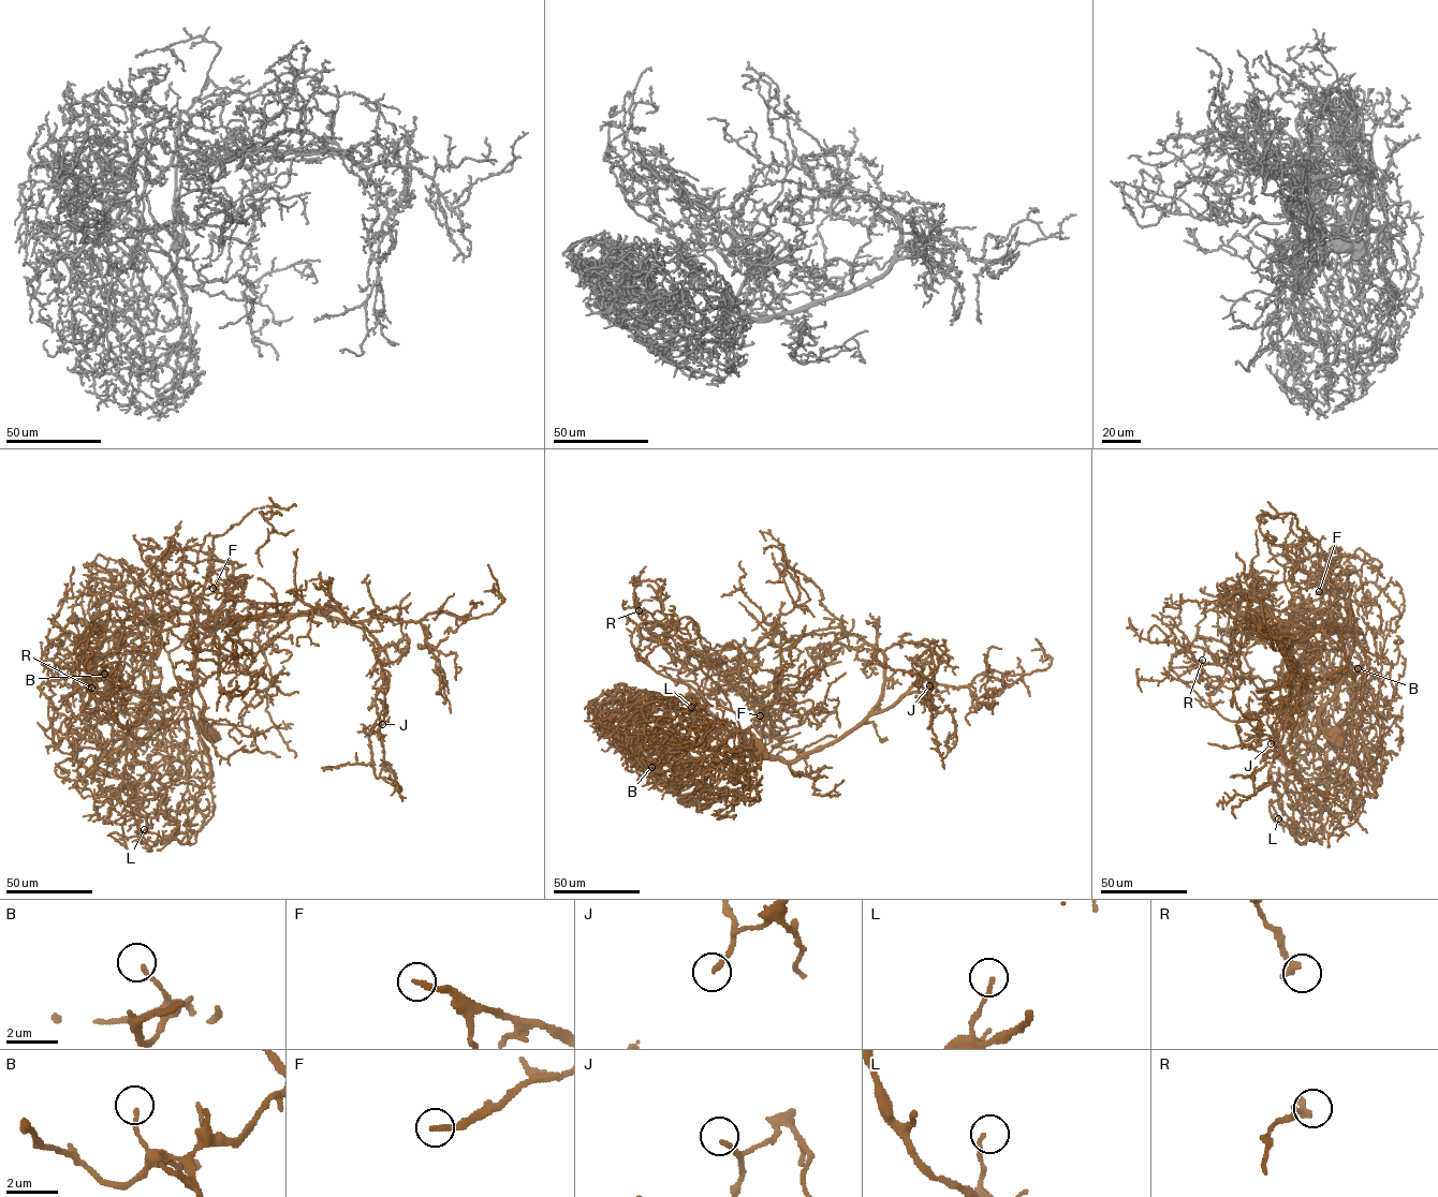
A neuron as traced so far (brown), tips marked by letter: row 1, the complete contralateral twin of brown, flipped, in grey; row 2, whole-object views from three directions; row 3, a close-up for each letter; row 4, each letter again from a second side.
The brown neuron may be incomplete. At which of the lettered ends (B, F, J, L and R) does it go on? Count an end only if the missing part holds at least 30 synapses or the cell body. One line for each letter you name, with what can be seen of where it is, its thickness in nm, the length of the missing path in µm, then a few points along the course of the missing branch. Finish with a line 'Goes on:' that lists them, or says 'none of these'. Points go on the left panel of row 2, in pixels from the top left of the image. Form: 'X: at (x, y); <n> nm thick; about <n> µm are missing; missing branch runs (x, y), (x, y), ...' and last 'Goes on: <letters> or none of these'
F: at (213, 588); 200 nm thick; about 40 µm are missing; missing branch runs (213, 588), (204, 589), (195, 581), (189, 584), (184, 593), (189, 607)
J: at (382, 724); 170 nm thick; about 30 µm are missing; missing branch runs (382, 724), (379, 737), (373, 735), (367, 740)
Goes on: F, J

